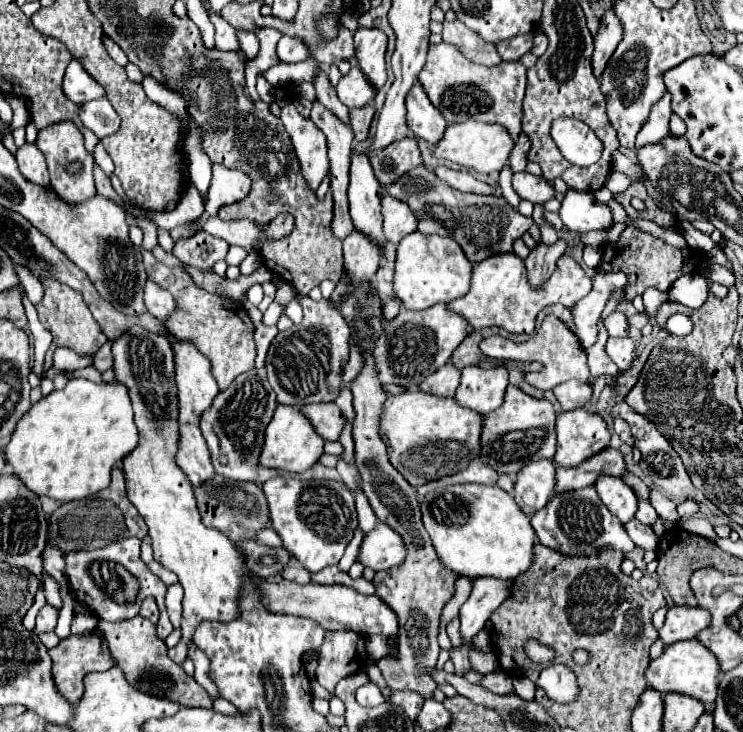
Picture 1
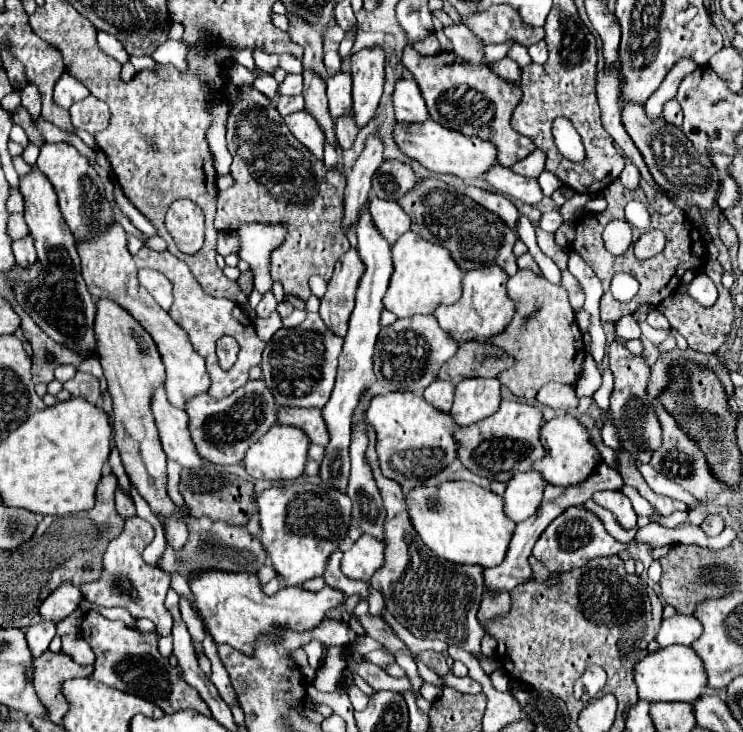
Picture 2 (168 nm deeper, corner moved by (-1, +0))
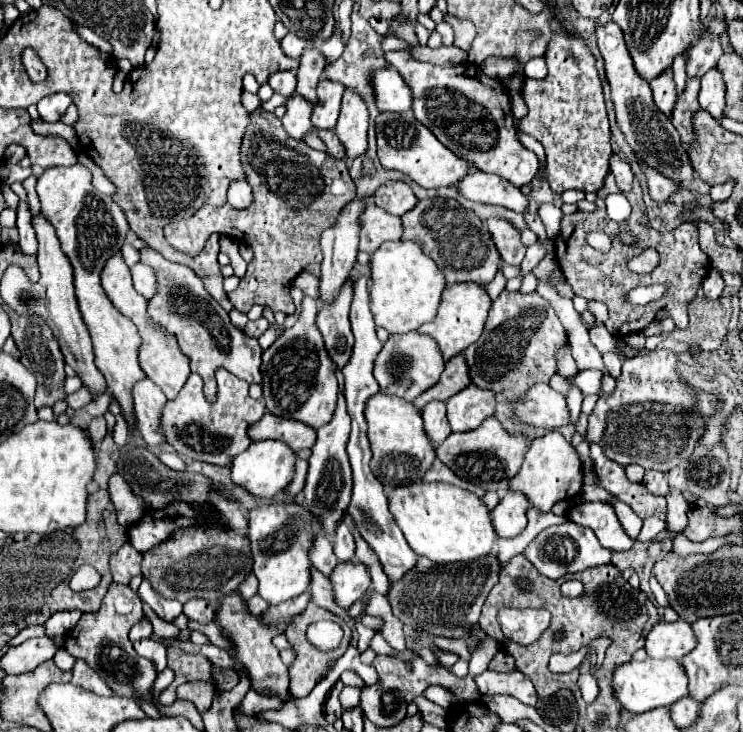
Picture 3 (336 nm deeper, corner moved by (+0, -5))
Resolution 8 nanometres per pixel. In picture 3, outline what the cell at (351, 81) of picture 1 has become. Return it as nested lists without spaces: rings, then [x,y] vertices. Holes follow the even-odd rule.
[[[321,80],[317,86],[317,102],[313,104],[311,122],[317,130],[333,130],[341,110],[343,86],[339,82]]]

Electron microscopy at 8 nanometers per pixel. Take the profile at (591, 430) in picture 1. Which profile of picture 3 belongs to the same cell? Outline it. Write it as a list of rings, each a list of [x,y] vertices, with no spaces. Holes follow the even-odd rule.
[[[547,432],[543,438],[535,438],[525,454],[523,466],[521,470],[513,476],[513,482],[509,482],[513,492],[521,492],[529,498],[529,504],[549,512],[553,508],[555,502],[561,500],[569,500],[575,498],[575,494],[579,494],[581,490],[581,480],[583,480],[583,472],[581,472],[581,460],[577,456],[577,452],[573,450],[573,446],[559,434],[559,432]]]

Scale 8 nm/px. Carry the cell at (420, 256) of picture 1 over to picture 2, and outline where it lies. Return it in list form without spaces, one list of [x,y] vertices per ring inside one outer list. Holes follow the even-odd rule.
[[[412,231],[398,237],[392,247],[394,273],[384,295],[384,307],[398,317],[412,317],[416,313],[434,313],[438,305],[450,305],[462,295],[464,271],[450,257],[450,251],[438,243],[430,243]]]

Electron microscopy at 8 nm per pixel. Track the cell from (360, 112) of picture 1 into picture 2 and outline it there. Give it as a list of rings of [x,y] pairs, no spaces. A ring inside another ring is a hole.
[[[346,115],[346,117],[338,117],[338,119],[334,121],[334,125],[336,125],[338,145],[340,145],[342,149],[352,147],[354,139],[356,139],[356,135],[358,135],[358,131],[360,131],[358,125],[354,125],[354,117],[350,117],[350,115]]]

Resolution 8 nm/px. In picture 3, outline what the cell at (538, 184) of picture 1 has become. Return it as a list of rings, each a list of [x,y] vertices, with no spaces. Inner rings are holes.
[[[479,170],[469,172],[461,182],[455,184],[459,194],[463,194],[467,200],[481,202],[481,204],[497,204],[503,208],[509,208],[513,212],[525,212],[527,208],[527,196],[521,194],[521,190],[503,178],[497,178],[493,174],[483,174]]]

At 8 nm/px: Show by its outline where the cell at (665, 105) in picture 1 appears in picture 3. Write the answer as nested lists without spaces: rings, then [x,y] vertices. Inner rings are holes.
[[[715,16],[707,24],[701,40],[697,40],[697,44],[691,48],[691,52],[687,56],[687,76],[689,78],[703,76],[707,70],[711,70],[717,64],[717,60],[723,54],[723,48],[721,48],[721,34],[723,32],[727,32],[727,22],[719,20]]]

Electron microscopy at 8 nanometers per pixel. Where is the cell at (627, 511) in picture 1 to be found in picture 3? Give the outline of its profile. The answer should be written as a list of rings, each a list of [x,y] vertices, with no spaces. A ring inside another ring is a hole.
[[[579,502],[567,510],[567,518],[575,524],[591,528],[599,542],[611,552],[631,550],[635,540],[629,538],[607,502]]]

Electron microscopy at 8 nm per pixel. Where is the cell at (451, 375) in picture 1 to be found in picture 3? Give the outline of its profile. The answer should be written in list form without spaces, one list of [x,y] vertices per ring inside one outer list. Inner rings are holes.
[[[437,400],[429,402],[421,412],[421,418],[423,418],[423,430],[433,446],[439,446],[451,434],[445,416],[445,402],[437,402]]]

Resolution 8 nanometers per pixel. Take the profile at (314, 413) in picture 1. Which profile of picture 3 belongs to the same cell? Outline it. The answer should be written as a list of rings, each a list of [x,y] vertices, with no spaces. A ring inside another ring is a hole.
[[[265,412],[253,426],[249,426],[249,436],[253,438],[253,442],[281,440],[295,452],[301,448],[311,448],[317,438],[313,428],[289,418],[273,416],[269,412]]]

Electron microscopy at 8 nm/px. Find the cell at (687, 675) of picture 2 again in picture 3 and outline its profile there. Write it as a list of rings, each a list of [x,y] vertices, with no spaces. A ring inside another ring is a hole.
[[[647,658],[645,662],[631,660],[613,670],[611,686],[613,686],[613,694],[617,696],[617,702],[621,704],[623,710],[627,710],[631,714],[641,714],[641,712],[649,712],[653,708],[671,706],[673,702],[683,698],[687,694],[687,676],[685,676],[685,670],[679,666],[679,662],[669,660],[669,658],[665,658],[665,660]]]

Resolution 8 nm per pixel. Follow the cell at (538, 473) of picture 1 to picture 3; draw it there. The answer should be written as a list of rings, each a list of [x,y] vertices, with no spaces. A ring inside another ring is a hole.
[[[507,492],[507,496],[495,506],[491,512],[493,528],[499,538],[515,538],[521,534],[521,530],[527,526],[525,510],[529,508],[529,502],[519,492]]]

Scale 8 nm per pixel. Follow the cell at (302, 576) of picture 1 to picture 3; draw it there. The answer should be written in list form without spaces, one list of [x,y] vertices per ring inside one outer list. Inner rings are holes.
[[[249,574],[249,576],[245,578],[245,582],[241,582],[241,586],[239,586],[239,594],[241,594],[245,600],[249,600],[251,596],[257,594],[257,578],[255,578],[253,574]]]

